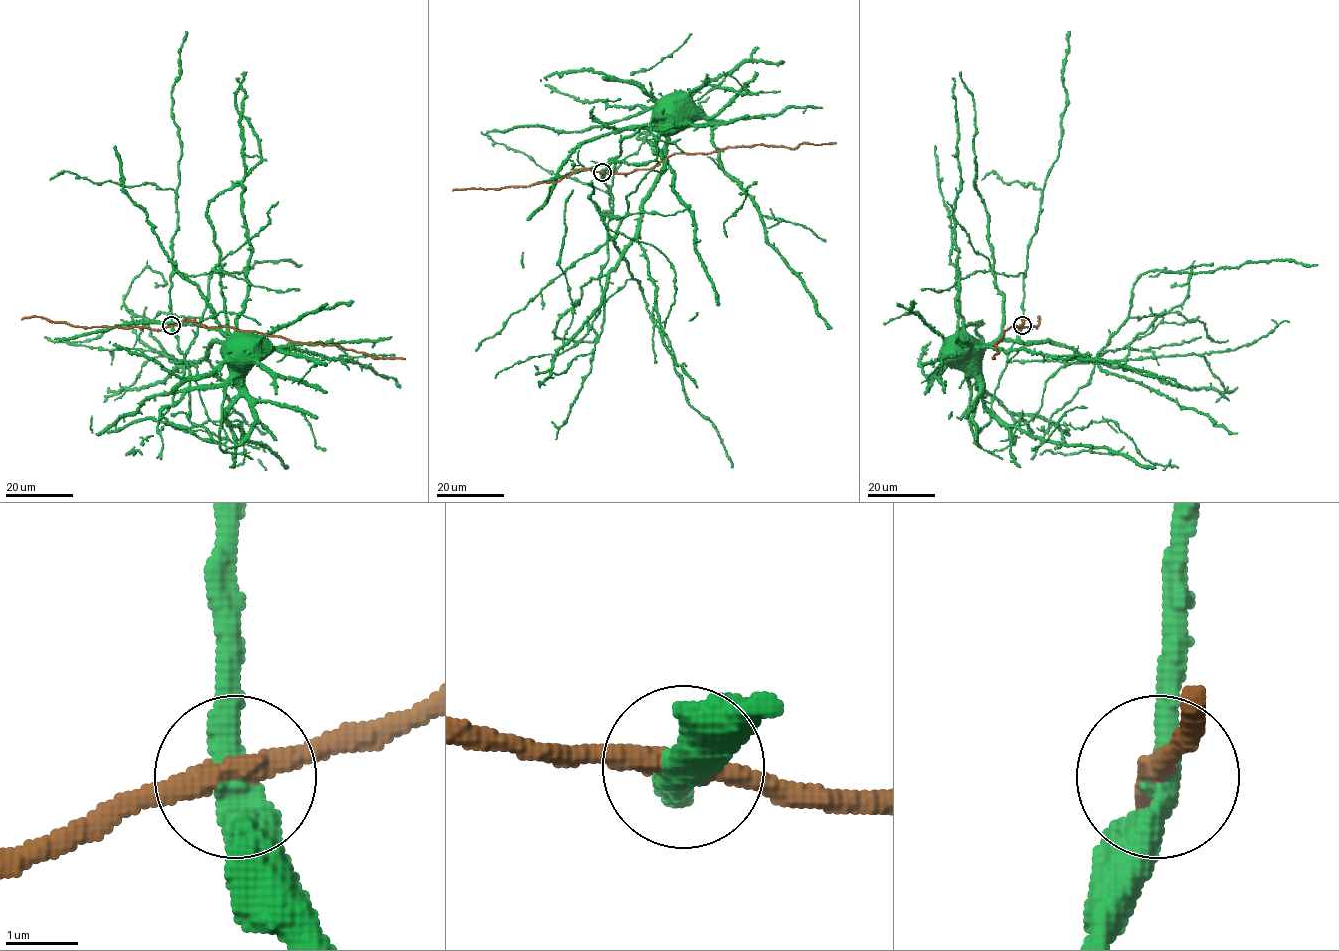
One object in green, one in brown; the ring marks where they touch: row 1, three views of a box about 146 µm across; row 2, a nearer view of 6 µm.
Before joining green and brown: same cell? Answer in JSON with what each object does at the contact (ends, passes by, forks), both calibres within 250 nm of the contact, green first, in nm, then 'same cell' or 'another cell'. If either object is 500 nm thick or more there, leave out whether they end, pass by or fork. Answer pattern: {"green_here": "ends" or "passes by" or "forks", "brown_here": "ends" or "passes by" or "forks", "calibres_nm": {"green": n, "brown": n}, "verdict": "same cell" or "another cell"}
{"green_here": "passes by", "brown_here": "passes by", "calibres_nm": {"green": 440, "brown": 320}, "verdict": "another cell"}

